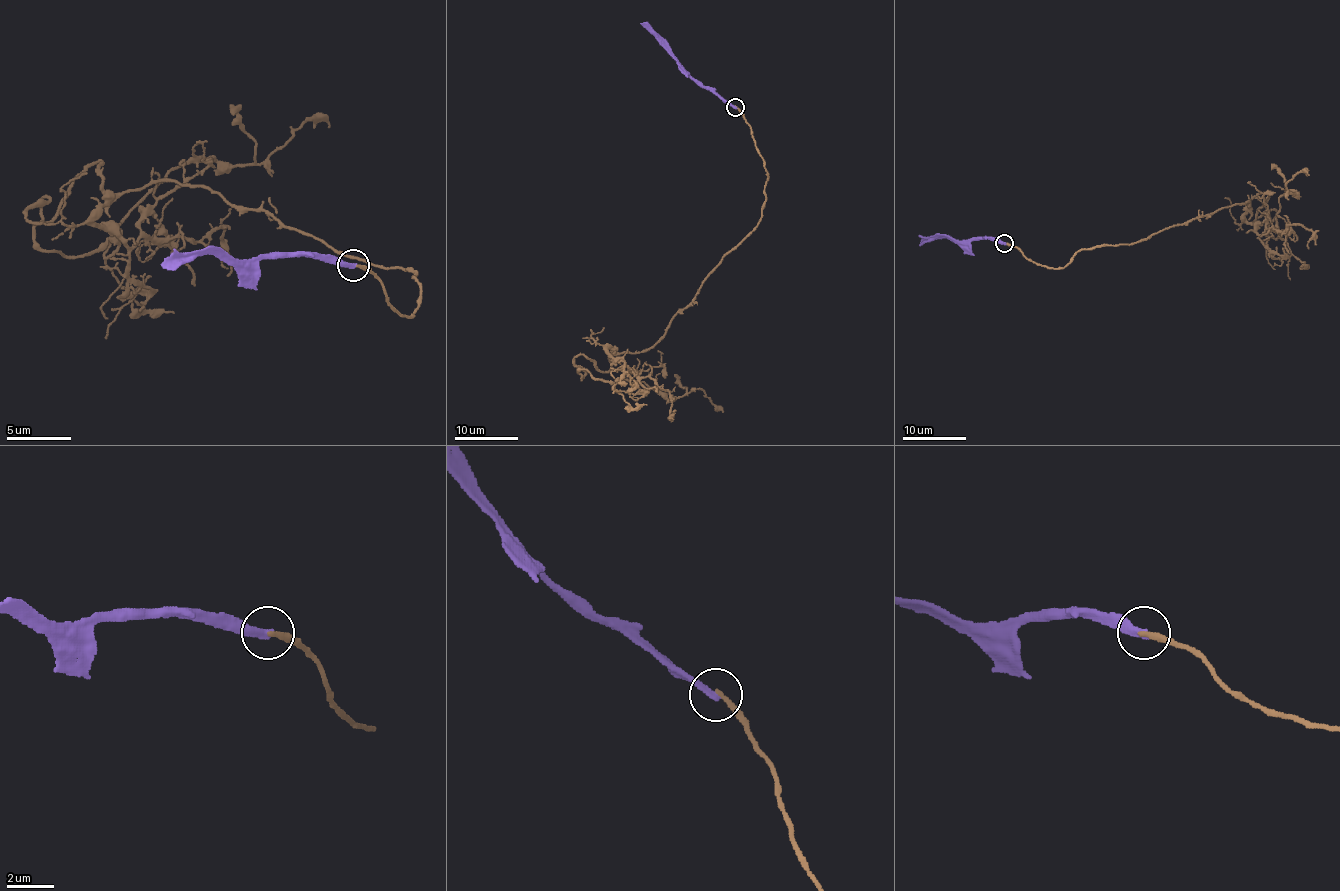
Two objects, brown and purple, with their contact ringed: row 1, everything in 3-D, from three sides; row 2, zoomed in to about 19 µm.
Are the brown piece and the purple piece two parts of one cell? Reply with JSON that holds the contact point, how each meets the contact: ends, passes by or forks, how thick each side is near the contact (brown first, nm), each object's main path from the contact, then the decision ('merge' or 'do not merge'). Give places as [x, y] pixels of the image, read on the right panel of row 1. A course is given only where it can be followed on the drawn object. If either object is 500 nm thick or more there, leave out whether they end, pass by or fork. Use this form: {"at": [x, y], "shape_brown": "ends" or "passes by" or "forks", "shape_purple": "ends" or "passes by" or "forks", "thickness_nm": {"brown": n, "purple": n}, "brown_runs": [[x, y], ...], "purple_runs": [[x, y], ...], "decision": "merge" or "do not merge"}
{"at": [1004, 243], "shape_brown": "ends", "shape_purple": "ends", "thickness_nm": {"brown": 190, "purple": 320}, "brown_runs": [[1004, 243], [1064, 267], [1262, 193], [1251, 221], [1275, 210], [1276, 238], [1286, 185], [1309, 175]], "purple_runs": [[1004, 243], [985, 238], [952, 240], [947, 237], [928, 237], [920, 245]], "decision": "do not merge"}

